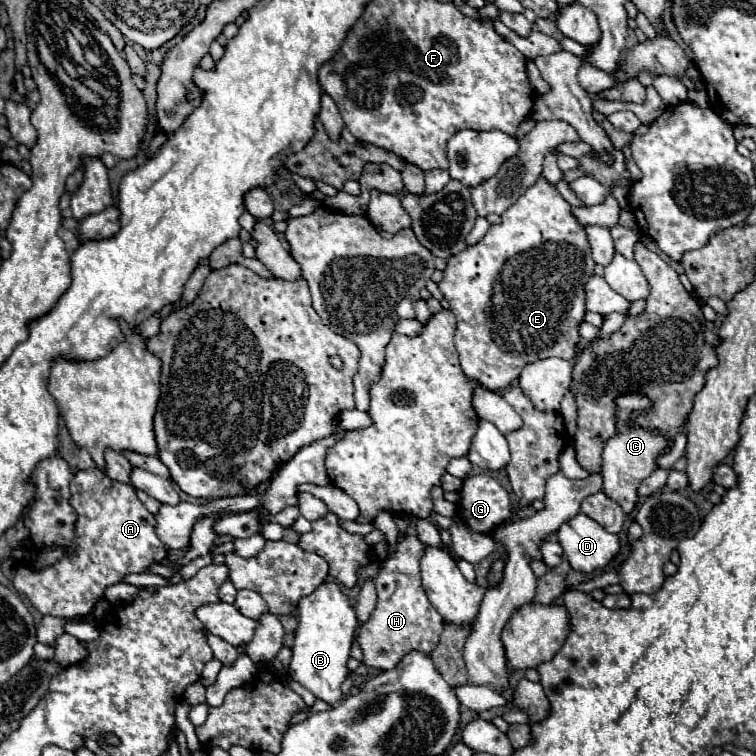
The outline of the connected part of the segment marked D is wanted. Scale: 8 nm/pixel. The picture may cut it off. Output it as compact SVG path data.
M577 514L563 522L561 530L557 530L557 538L571 568L585 574L607 566L621 548L615 534L609 534L585 514Z

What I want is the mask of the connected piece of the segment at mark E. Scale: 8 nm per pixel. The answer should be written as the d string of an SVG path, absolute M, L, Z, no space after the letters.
M539 178L511 208L503 212L503 222L491 226L487 234L465 252L451 256L439 282L439 290L455 312L455 348L459 352L463 374L479 388L507 388L519 378L521 368L545 356L559 356L565 360L575 358L575 344L581 340L577 334L585 314L583 286L593 274L591 248L585 240L583 226L571 216L571 204L561 194Z

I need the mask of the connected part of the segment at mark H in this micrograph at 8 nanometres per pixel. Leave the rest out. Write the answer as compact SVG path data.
M407 536L397 544L393 556L389 556L375 580L377 588L377 606L367 624L359 628L359 644L363 648L363 662L371 668L389 670L395 668L401 656L409 650L421 650L429 654L443 632L443 618L435 606L427 600L427 594L421 586L419 560L421 560L421 540L417 536Z

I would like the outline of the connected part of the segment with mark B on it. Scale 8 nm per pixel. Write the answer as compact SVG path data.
M321 584L313 594L299 600L299 626L295 630L289 676L307 688L317 700L337 704L343 696L341 684L347 676L347 658L357 628L357 616L337 584Z

